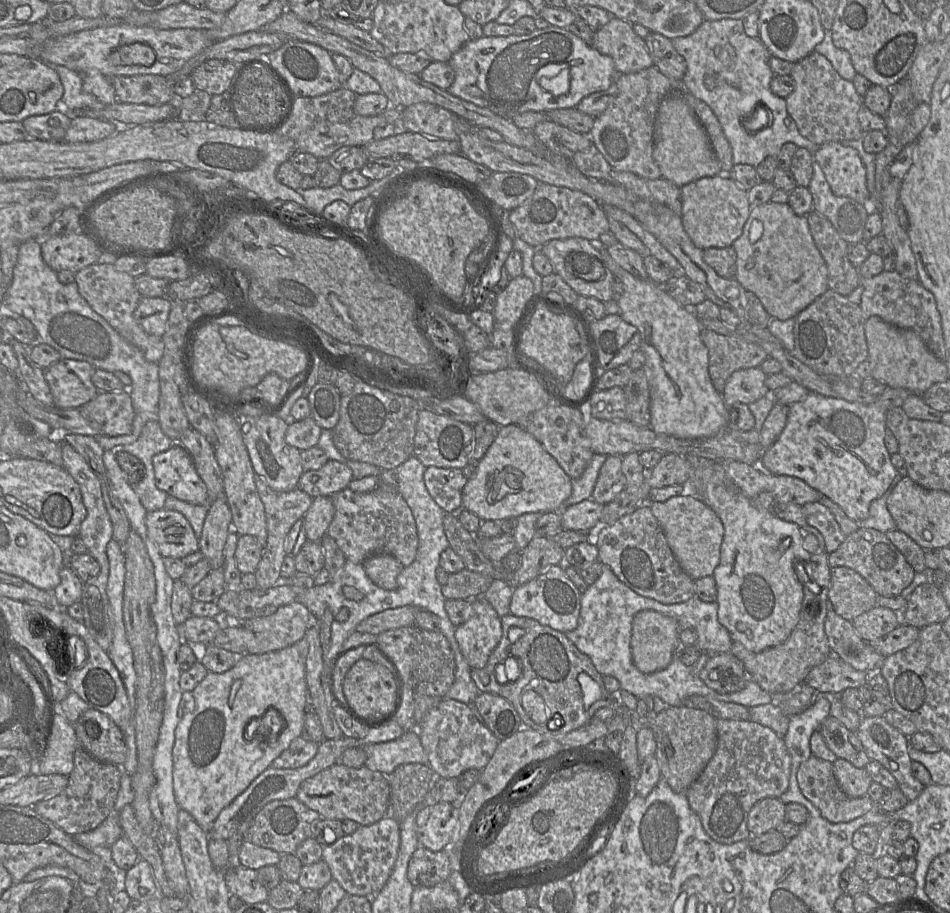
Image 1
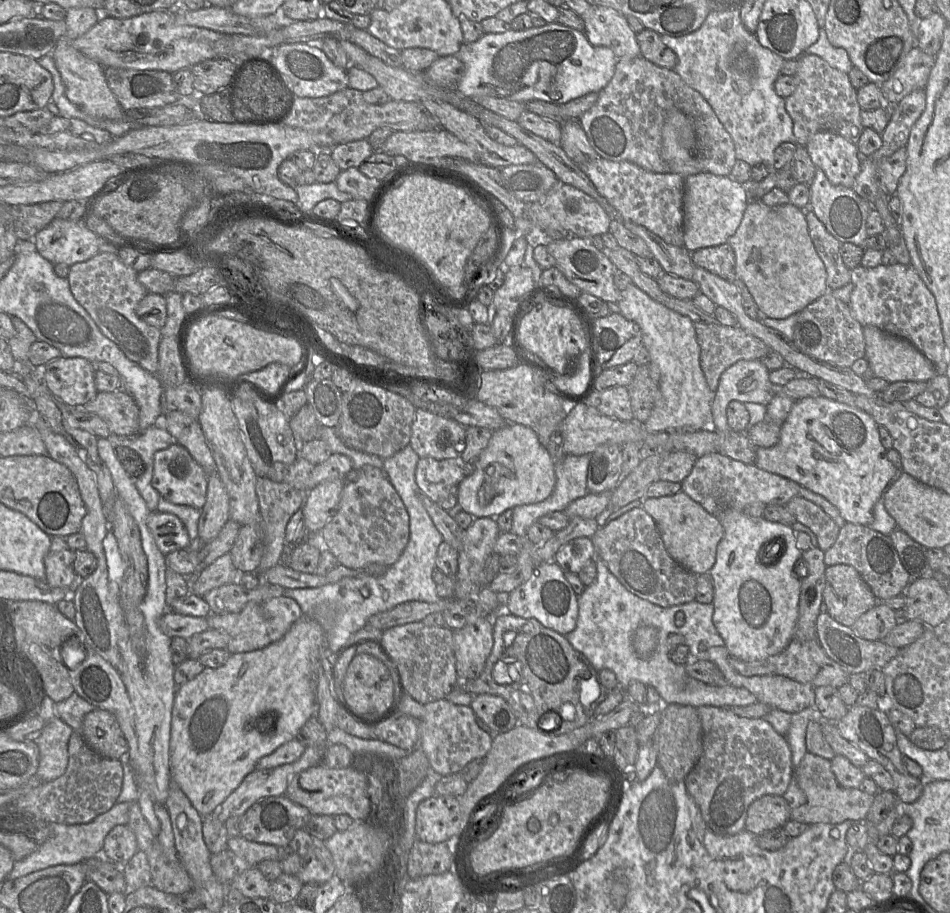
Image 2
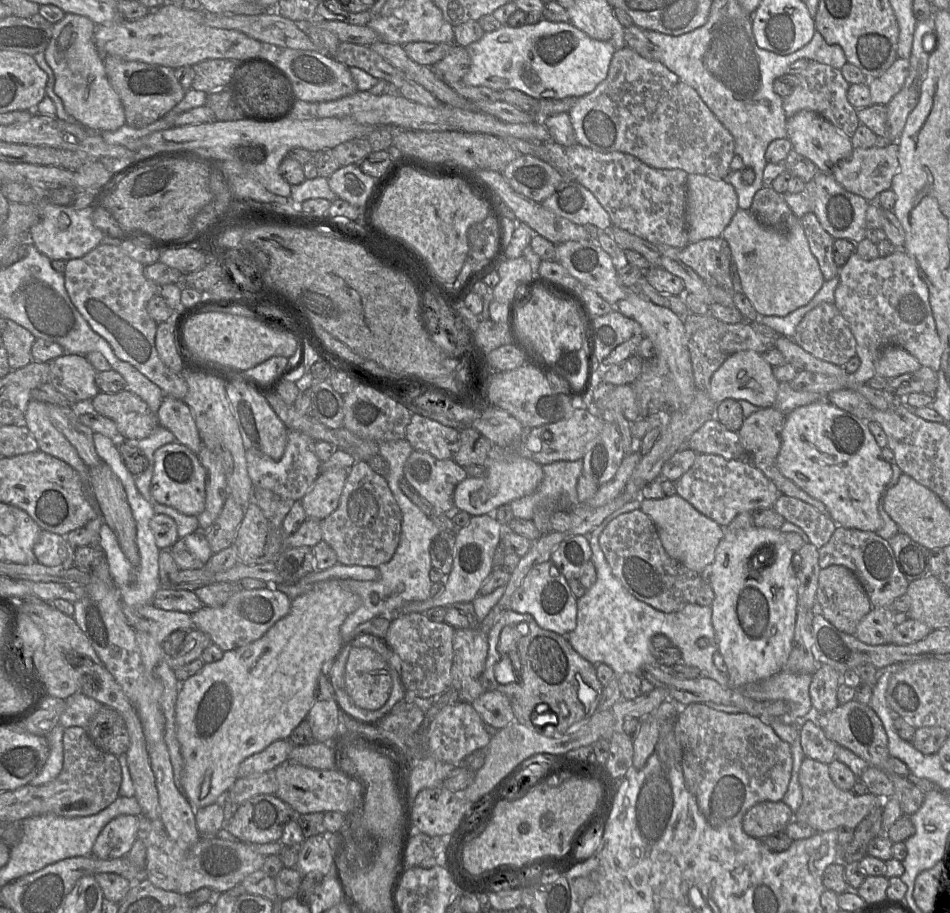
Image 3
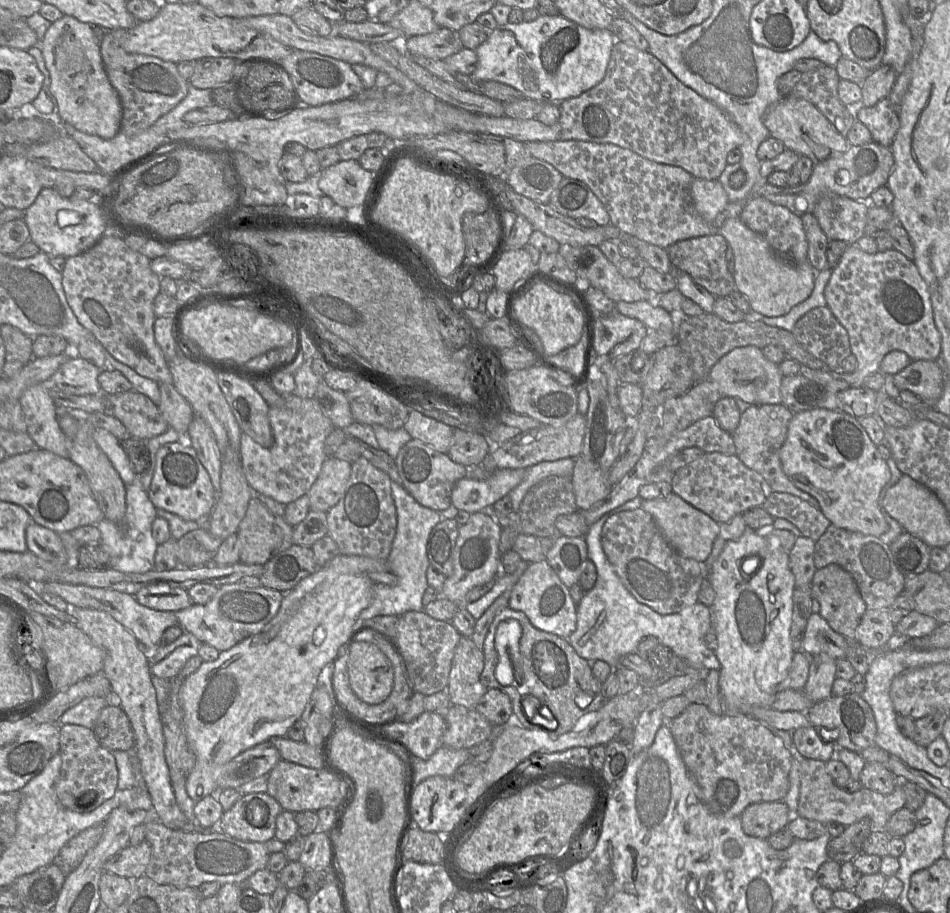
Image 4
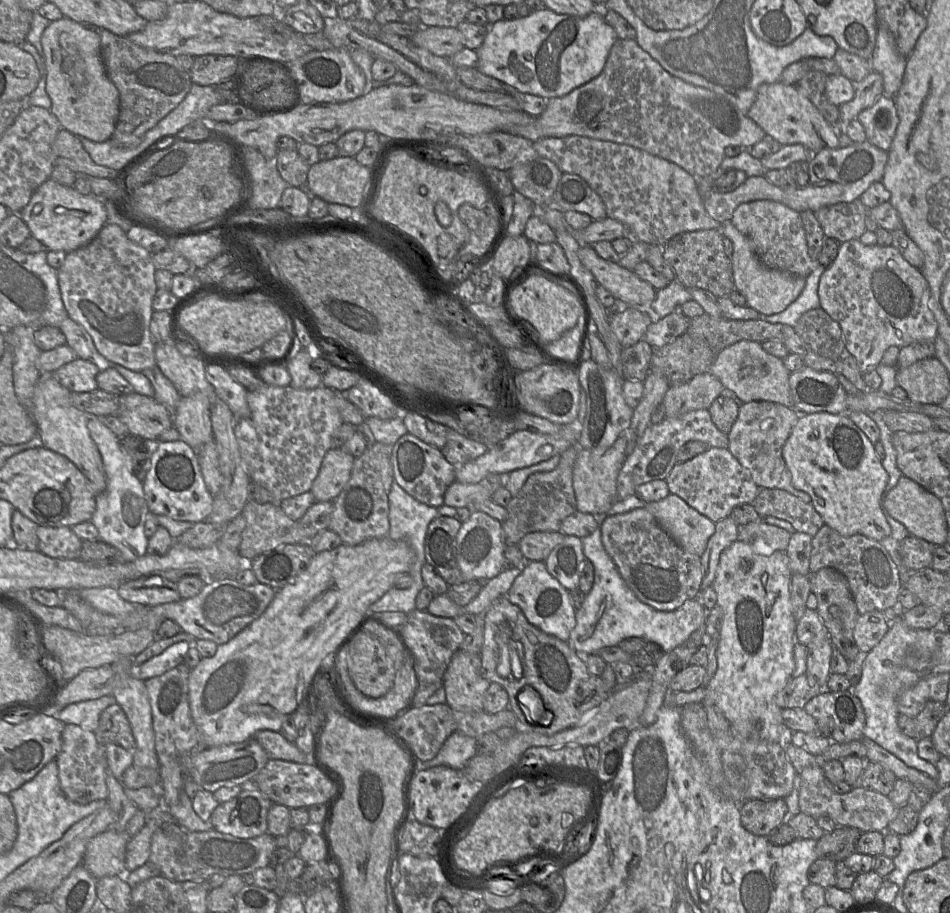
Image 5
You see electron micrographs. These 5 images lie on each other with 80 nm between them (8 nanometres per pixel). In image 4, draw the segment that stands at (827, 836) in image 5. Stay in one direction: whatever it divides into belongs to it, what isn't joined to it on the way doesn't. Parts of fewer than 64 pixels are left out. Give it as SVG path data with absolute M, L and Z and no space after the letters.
M863 818L847 827L841 835L833 837L827 845L828 858L840 864L852 862L862 852L862 844L872 832L871 821Z

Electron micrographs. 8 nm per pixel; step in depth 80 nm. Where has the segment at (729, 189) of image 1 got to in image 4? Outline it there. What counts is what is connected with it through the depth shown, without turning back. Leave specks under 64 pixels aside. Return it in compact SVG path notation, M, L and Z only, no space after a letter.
M694 178L691 195L696 211L707 222L713 222L729 203L728 195L719 180Z

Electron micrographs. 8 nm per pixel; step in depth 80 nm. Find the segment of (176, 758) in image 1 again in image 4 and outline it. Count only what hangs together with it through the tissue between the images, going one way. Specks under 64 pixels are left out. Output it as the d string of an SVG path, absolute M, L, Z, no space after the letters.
M337 555L284 593L279 611L259 633L220 652L216 660L203 661L194 673L183 680L180 703L184 730L189 747L196 757L195 765L186 779L186 792L195 803L217 789L214 780L217 769L257 744L269 741L272 737L286 736L289 728L301 718L317 685L325 683L324 674L349 637L361 611L368 607L373 585L368 574L378 571L389 571L387 560Z

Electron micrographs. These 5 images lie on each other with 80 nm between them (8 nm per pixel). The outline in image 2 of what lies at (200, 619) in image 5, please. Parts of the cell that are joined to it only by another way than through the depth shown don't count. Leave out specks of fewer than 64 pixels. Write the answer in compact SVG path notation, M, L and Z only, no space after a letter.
M285 595L272 598L263 603L249 602L240 612L213 614L207 618L209 628L223 630L230 636L226 651L231 654L262 649L280 640L290 627L303 616L299 604Z

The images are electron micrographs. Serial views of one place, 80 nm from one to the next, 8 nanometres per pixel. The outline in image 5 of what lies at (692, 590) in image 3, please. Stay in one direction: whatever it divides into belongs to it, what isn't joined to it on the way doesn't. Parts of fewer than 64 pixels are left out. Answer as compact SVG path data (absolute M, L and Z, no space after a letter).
M646 507L606 517L601 524L602 544L616 568L637 598L660 611L678 609L687 600L697 599L701 592L703 569L699 556L684 550L657 522Z

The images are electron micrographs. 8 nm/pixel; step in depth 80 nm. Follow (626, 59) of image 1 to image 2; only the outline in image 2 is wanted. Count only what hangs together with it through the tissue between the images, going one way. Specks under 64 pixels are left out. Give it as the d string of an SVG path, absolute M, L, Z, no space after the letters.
M592 6L588 12L580 17L583 19L585 25L584 34L591 45L610 48L618 60L640 56L636 33L630 28L626 17L613 8Z

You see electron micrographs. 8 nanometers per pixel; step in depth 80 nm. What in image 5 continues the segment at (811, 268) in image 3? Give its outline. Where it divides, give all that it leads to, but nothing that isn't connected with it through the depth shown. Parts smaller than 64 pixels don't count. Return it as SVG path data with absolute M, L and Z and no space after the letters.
M731 221L722 222L722 227L717 230L732 242L733 281L735 289L745 296L747 306L761 314L772 315L782 312L797 299L805 287L806 278L764 266L756 256L750 241Z

